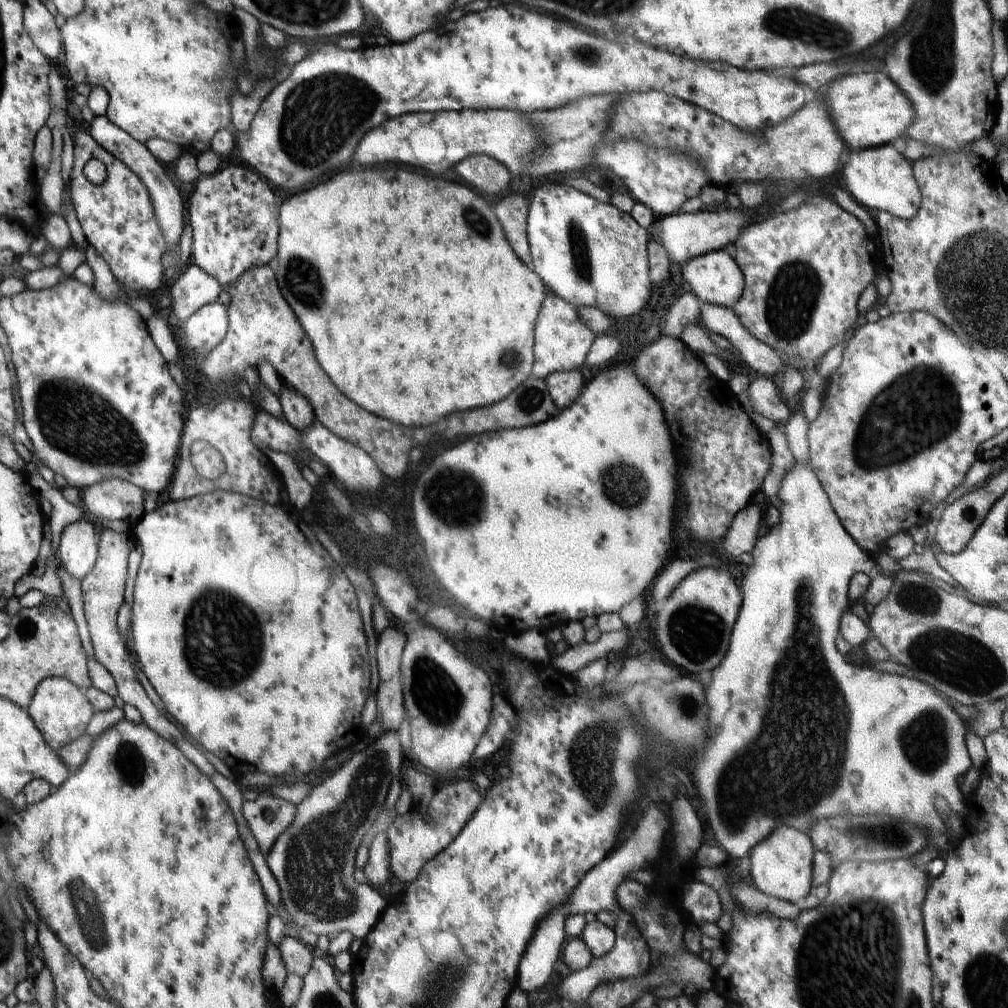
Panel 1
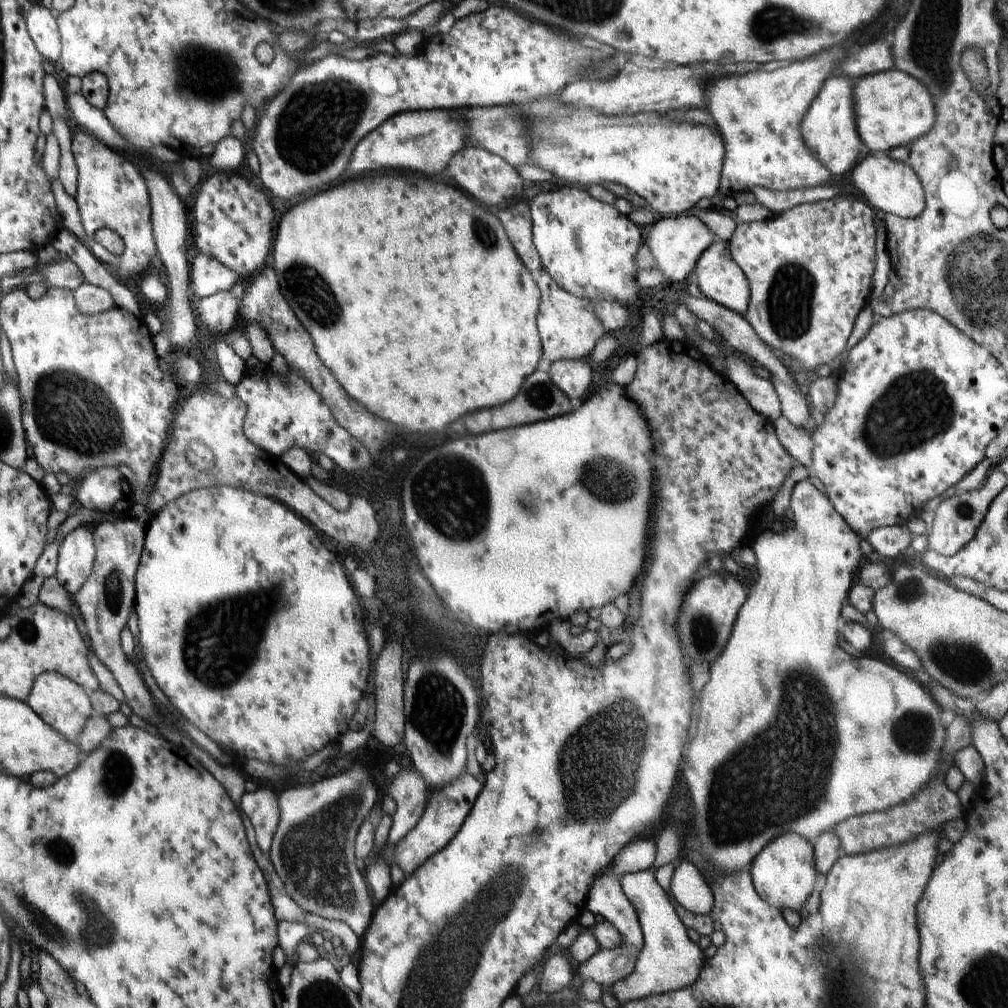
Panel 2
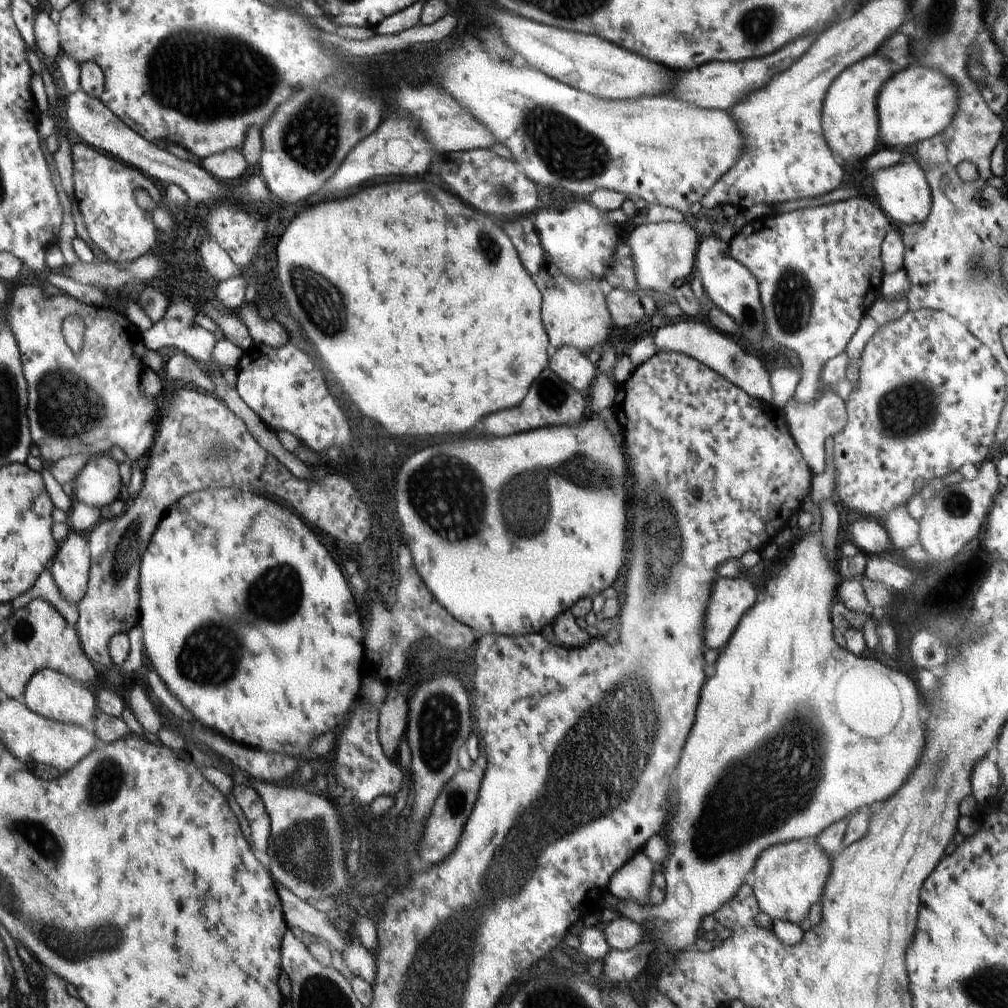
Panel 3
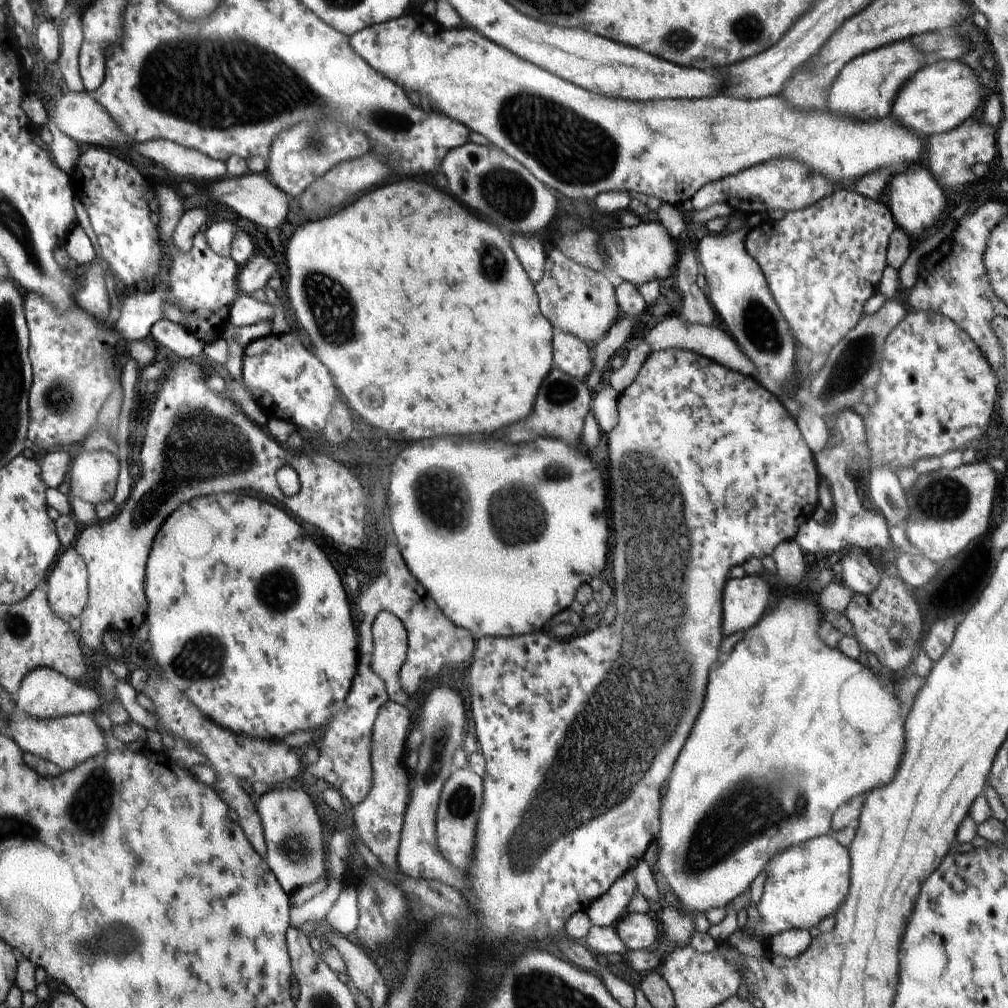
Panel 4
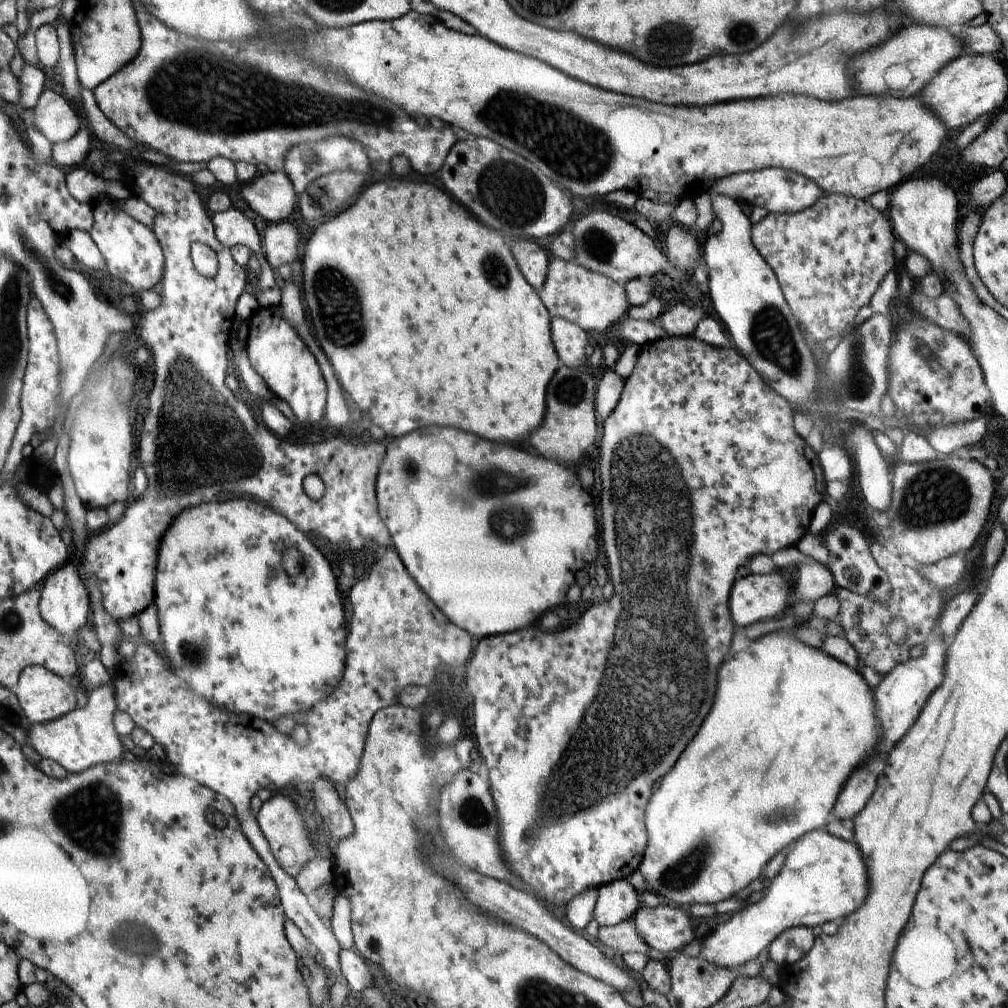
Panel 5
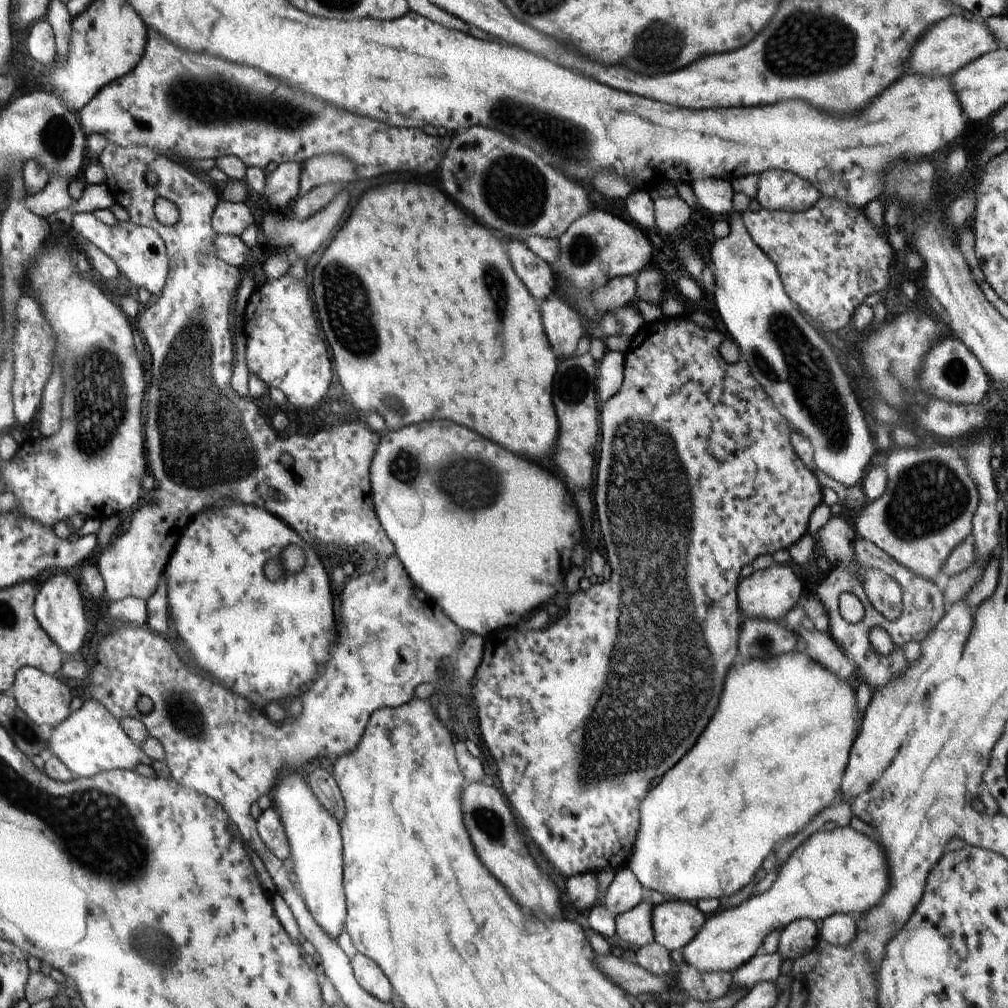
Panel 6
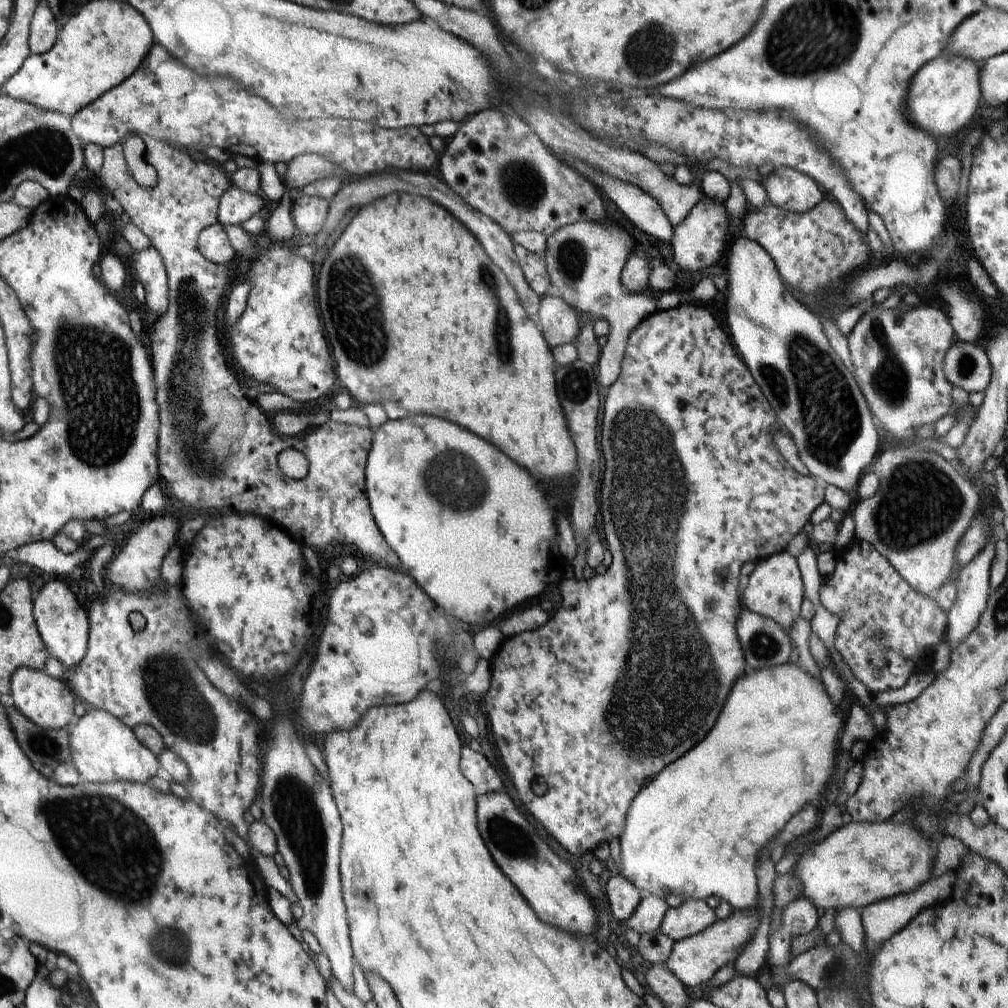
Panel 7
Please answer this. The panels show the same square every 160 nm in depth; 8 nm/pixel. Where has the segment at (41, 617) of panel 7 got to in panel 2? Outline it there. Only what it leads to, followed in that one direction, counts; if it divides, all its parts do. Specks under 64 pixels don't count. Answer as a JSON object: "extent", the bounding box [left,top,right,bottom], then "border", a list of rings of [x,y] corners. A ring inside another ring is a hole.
{"extent":[55,524,96,596],"border":[[[81,524],[70,531],[59,544],[55,577],[74,596],[90,576],[94,568],[96,549],[89,525]]]}

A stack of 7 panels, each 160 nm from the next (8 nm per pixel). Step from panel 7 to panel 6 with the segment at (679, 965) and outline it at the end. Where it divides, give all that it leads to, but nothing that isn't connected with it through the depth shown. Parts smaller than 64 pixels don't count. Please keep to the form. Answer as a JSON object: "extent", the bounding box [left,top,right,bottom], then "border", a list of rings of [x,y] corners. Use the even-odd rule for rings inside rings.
{"extent":[682,827,889,973],"border":[[[836,827],[834,831],[827,831],[824,828],[814,832],[806,838],[803,843],[795,848],[785,863],[777,868],[776,880],[766,892],[763,892],[761,895],[750,896],[738,906],[730,907],[729,909],[719,909],[717,912],[708,915],[704,926],[698,931],[698,934],[683,948],[682,954],[684,954],[684,961],[702,972],[713,973],[728,971],[732,973],[743,964],[746,964],[752,957],[756,956],[755,954],[758,952],[758,948],[762,946],[766,936],[771,932],[774,932],[774,930],[780,930],[780,928],[783,929],[791,922],[800,919],[810,919],[812,922],[816,922],[816,920],[824,920],[833,914],[854,914],[854,912],[865,913],[878,904],[878,901],[885,895],[886,889],[889,889],[889,868],[887,866],[887,858],[885,857],[885,851],[881,849],[881,845],[871,833],[863,835],[852,827]]]}

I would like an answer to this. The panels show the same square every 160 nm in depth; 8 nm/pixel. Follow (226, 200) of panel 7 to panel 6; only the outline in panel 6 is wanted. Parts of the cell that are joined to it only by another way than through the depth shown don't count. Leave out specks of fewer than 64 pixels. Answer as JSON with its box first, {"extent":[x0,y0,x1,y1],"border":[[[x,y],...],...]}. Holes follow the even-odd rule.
{"extent":[211,200,254,237],"border":[[[219,200],[211,218],[213,232],[216,235],[239,237],[252,223],[254,217],[244,202],[231,203]]]}

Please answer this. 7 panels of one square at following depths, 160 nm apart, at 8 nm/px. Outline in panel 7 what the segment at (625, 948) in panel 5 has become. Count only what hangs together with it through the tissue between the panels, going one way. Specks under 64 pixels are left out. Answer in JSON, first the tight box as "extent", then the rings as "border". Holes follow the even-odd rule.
{"extent":[624,894,669,934],"border":[[[644,894],[637,910],[634,910],[628,920],[624,920],[624,926],[628,926],[634,932],[638,930],[640,934],[659,930],[669,908],[665,899]]]}

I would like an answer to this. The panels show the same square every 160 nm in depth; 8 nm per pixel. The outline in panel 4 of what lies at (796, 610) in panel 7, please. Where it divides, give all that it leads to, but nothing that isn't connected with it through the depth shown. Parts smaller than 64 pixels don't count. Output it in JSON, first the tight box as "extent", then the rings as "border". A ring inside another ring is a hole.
{"extent":[721,575,770,638],"border":[[[759,575],[728,578],[721,598],[724,638],[753,627],[770,604],[768,584]]]}

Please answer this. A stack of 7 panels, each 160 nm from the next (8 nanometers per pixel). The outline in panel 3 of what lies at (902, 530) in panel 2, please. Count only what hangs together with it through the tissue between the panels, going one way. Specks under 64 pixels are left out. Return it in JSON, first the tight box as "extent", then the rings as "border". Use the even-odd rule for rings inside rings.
{"extent":[850,517,890,557],"border":[[[862,517],[850,526],[850,534],[856,540],[854,544],[858,546],[860,552],[864,552],[869,557],[882,554],[884,550],[890,548],[889,532],[882,521]]]}

